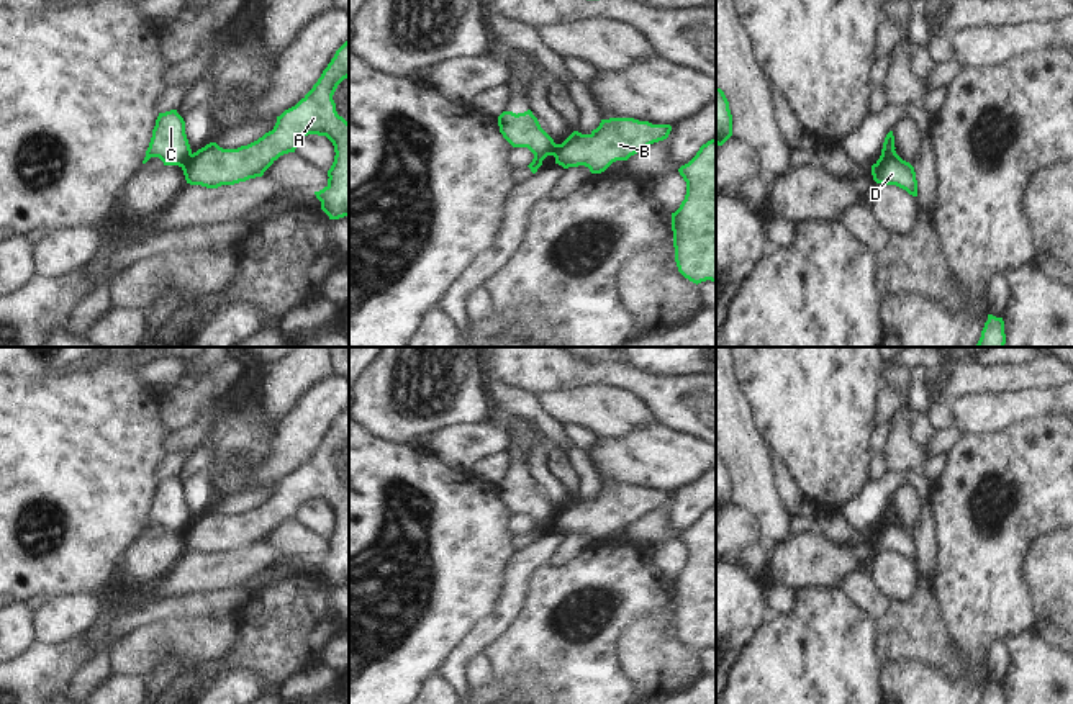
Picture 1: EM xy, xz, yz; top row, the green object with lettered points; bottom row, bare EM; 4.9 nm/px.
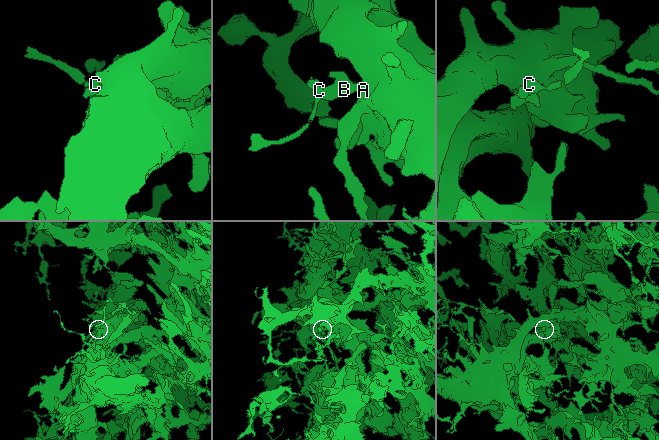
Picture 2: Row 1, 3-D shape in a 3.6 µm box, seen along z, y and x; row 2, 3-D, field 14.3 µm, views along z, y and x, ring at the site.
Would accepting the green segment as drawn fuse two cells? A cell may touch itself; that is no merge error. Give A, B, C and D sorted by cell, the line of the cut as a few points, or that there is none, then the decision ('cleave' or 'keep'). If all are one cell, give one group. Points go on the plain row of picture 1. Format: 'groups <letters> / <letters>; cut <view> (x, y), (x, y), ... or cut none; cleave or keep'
groups A B D / C; cut xy (190, 519), (181, 532); cleave

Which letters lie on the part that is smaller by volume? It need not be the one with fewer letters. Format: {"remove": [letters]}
{"remove": ["C"]}

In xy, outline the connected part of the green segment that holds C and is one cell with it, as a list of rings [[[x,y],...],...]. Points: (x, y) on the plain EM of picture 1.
[[[177,476],[159,480],[143,530],[151,524],[159,524],[164,532],[182,534],[190,521],[183,485]]]

